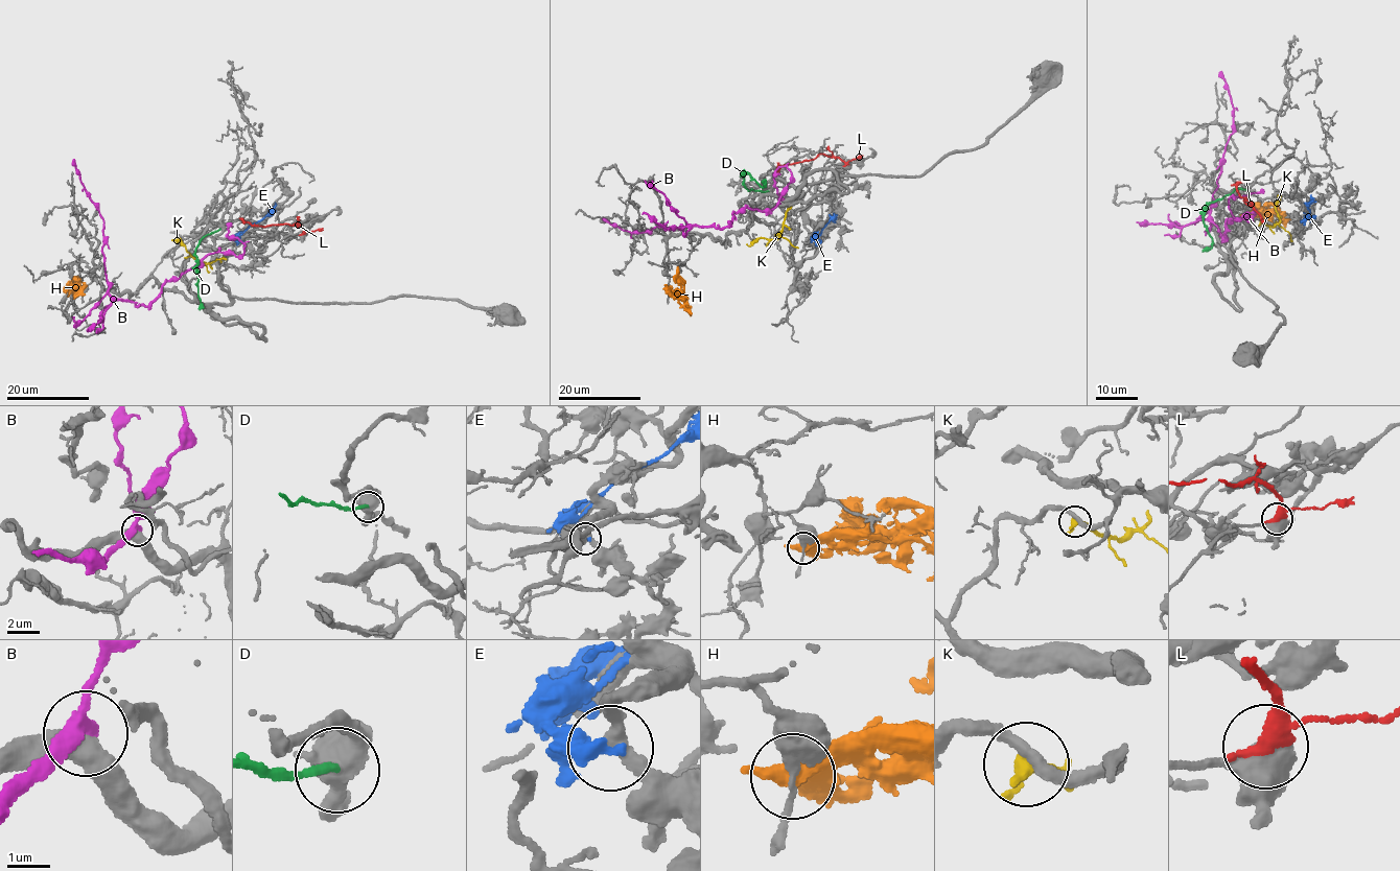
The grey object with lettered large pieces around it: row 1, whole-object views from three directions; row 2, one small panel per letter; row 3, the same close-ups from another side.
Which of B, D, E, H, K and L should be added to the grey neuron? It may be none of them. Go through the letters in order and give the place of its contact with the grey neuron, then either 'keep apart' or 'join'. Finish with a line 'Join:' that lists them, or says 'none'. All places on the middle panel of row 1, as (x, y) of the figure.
B: (779, 204) | keep apart
D: (768, 191) | keep apart
E: (817, 232) | keep apart
H: (678, 272) | keep apart
K: (790, 208) | keep apart
L: (846, 165) | keep apart
Join: none

